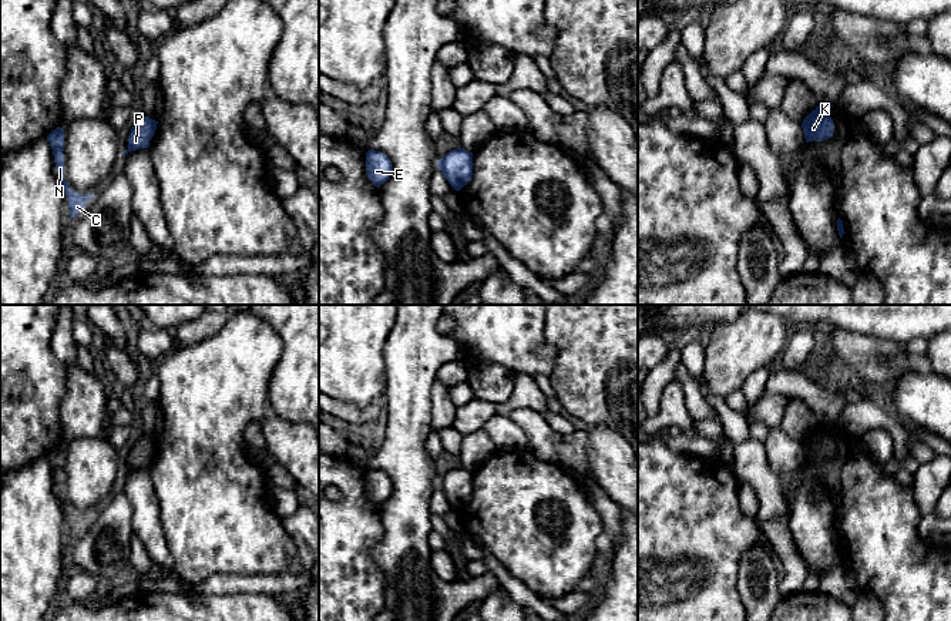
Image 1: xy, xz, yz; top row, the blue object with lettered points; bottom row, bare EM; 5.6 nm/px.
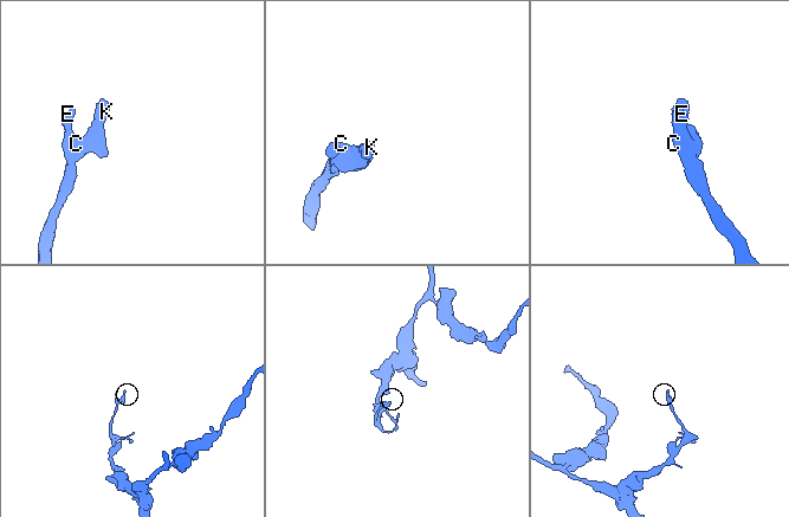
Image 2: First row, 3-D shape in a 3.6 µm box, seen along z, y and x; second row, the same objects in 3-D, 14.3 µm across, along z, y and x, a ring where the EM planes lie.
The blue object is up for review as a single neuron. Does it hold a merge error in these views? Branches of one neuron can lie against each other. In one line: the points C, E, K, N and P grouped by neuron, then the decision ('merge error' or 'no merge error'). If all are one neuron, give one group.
C E K N P | no merge error

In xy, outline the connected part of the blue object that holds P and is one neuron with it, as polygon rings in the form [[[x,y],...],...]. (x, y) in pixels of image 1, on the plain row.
[[[142,434],[131,447],[131,452],[128,454],[128,469],[122,471],[122,476],[131,470],[148,467],[149,460],[155,453],[157,443],[158,440]]]

